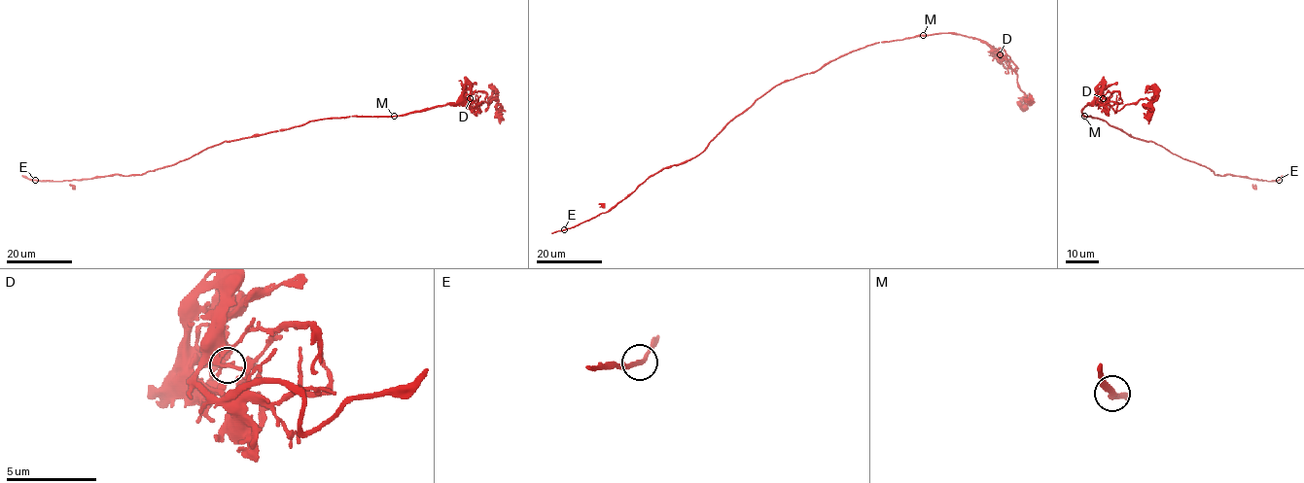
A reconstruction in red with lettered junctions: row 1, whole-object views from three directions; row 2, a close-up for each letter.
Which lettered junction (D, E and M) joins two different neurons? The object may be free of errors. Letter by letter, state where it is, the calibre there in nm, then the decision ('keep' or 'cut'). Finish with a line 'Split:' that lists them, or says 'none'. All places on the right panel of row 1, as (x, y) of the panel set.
D: at (1103, 98); 180 nm thick; keep
E: at (1279, 180); 200 nm thick; keep
M: at (1084, 116); 280 nm thick; keep
Split: none

